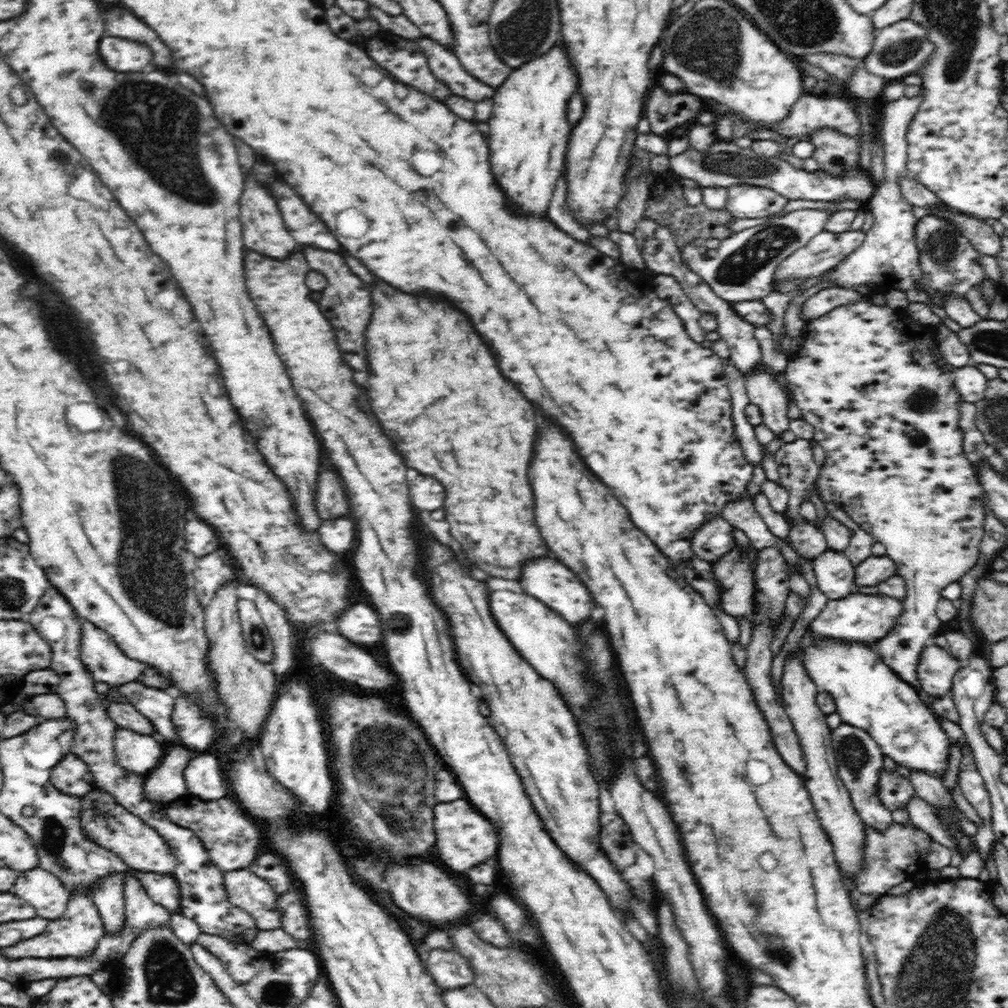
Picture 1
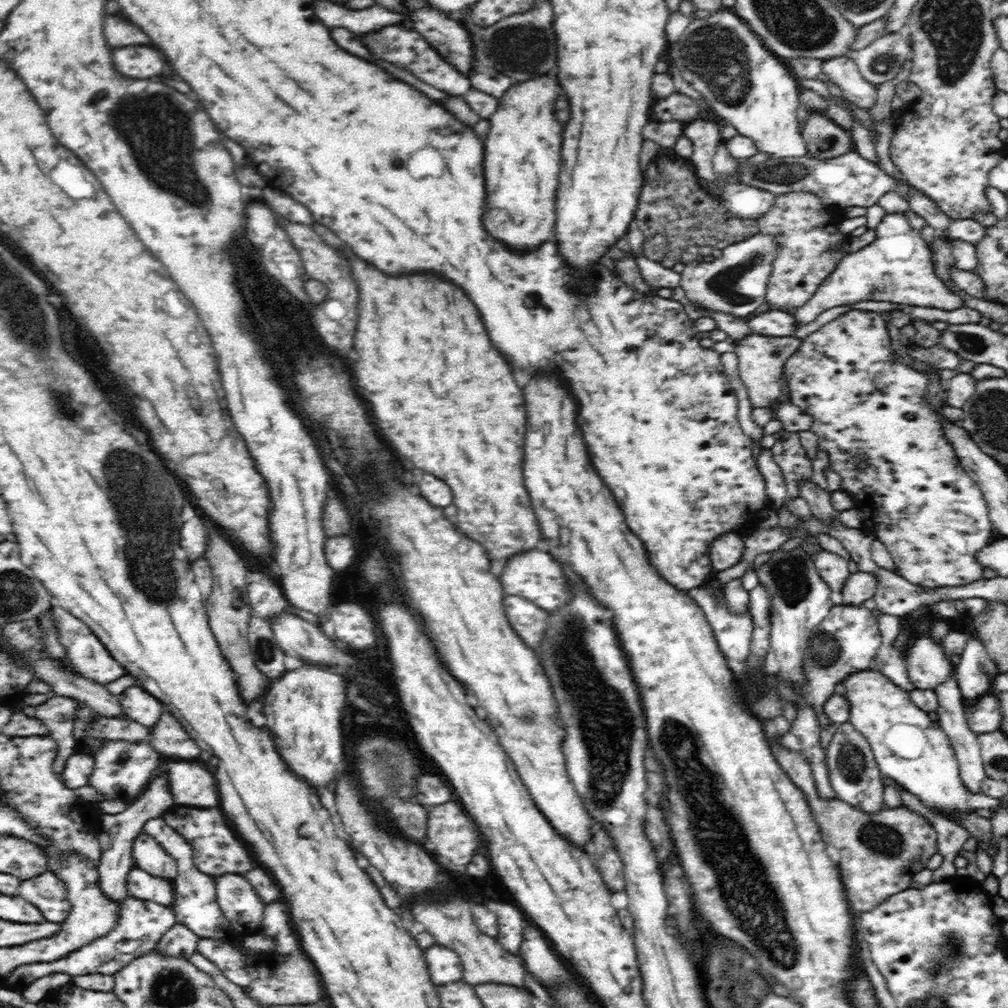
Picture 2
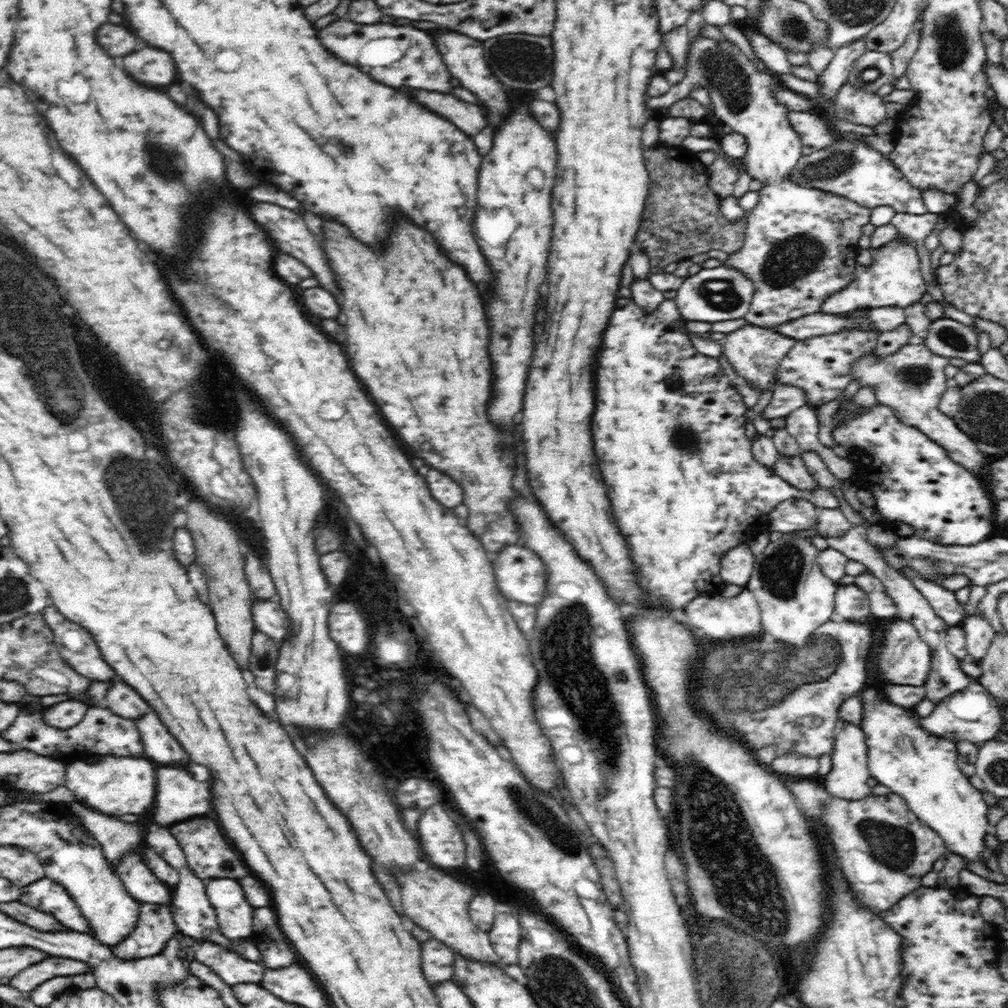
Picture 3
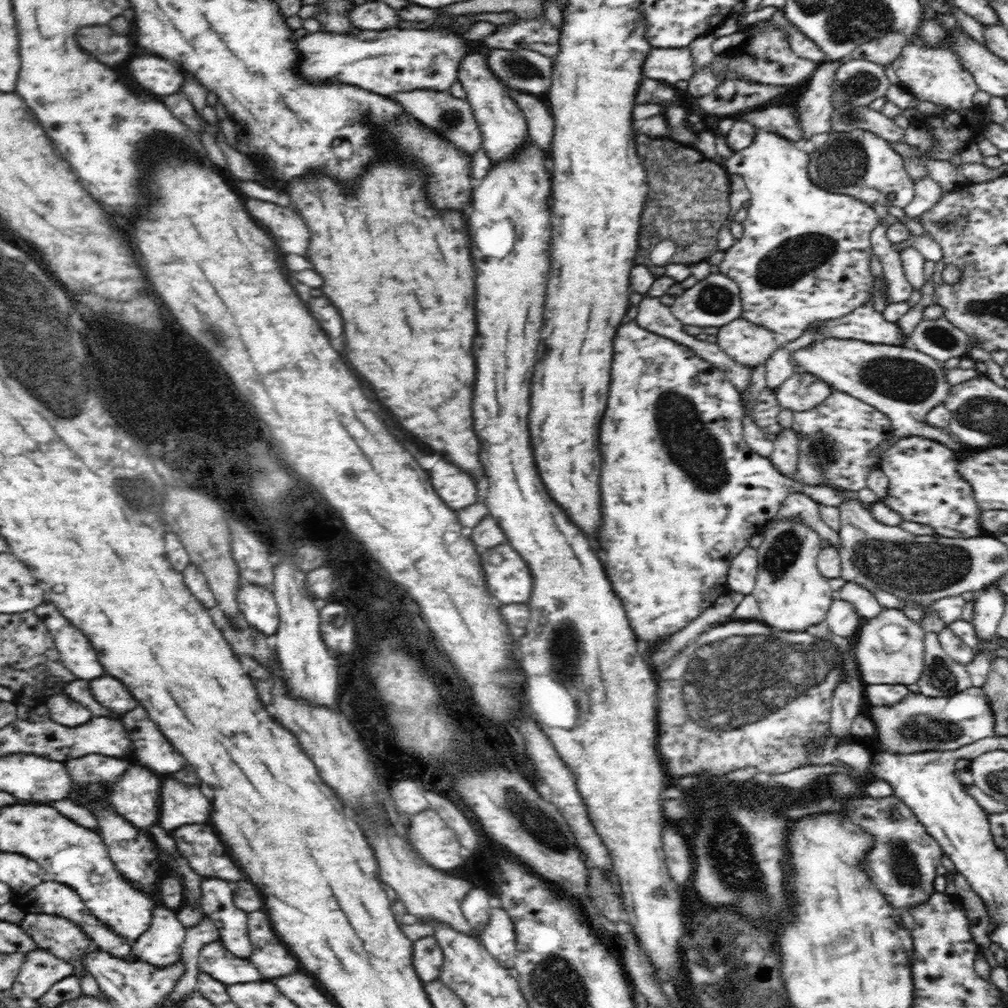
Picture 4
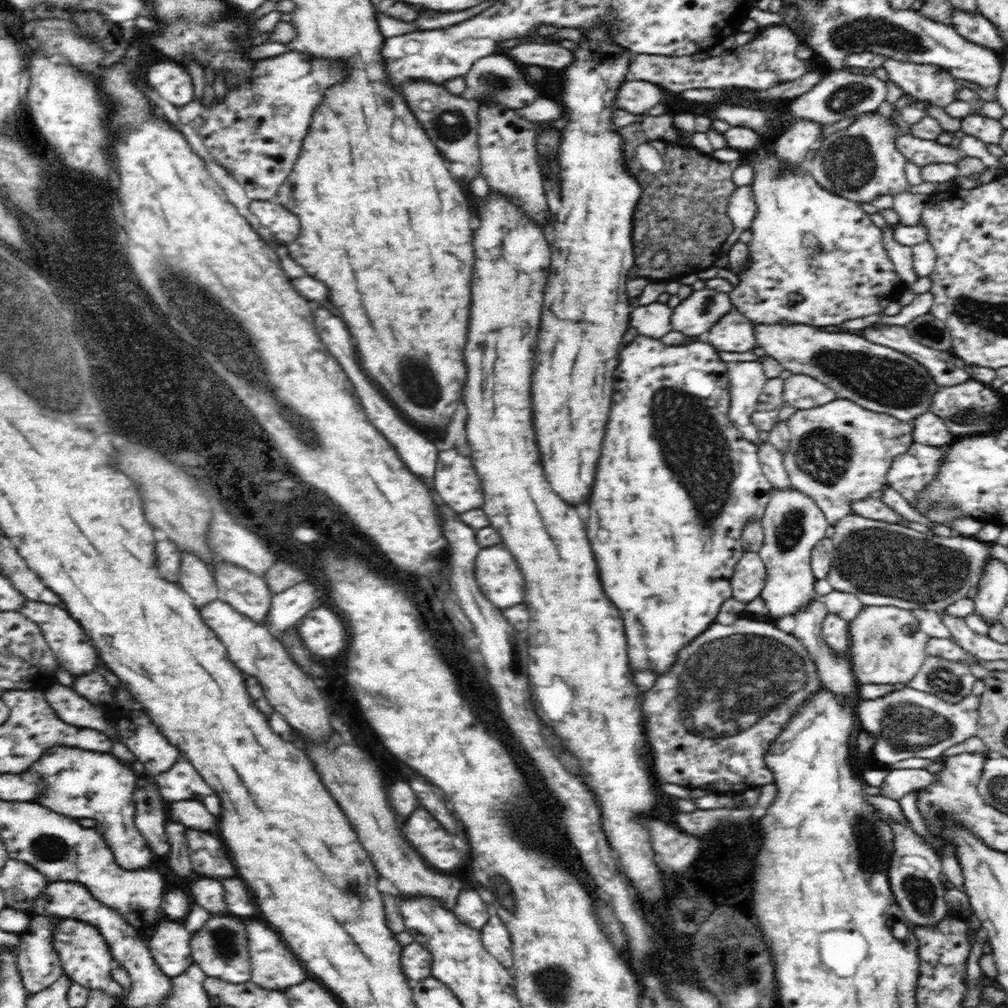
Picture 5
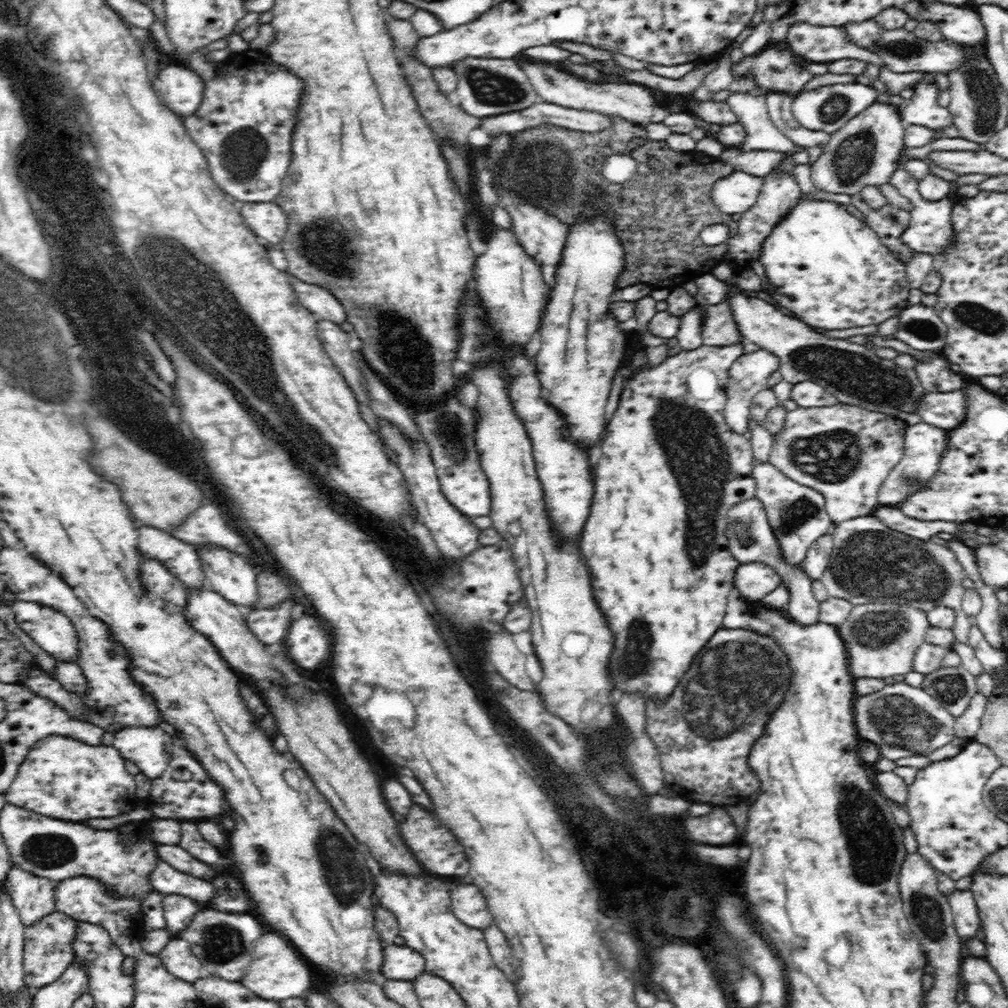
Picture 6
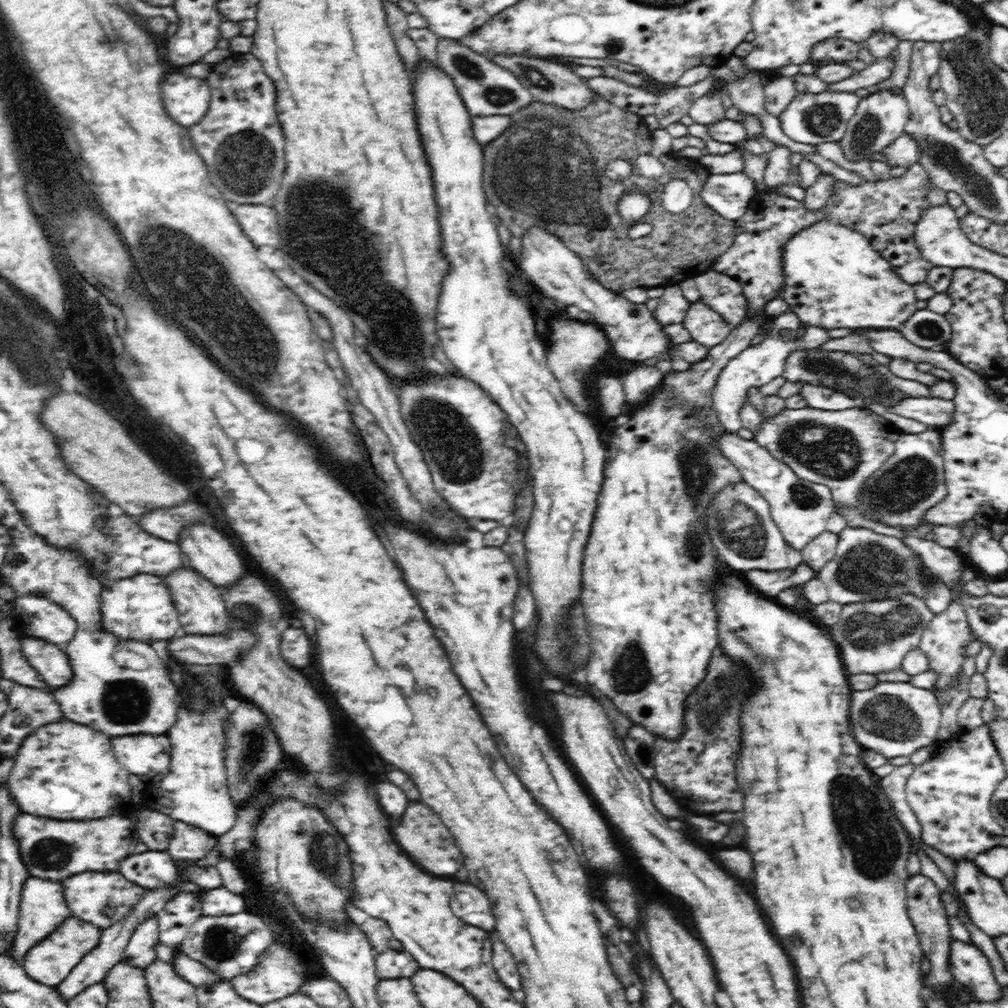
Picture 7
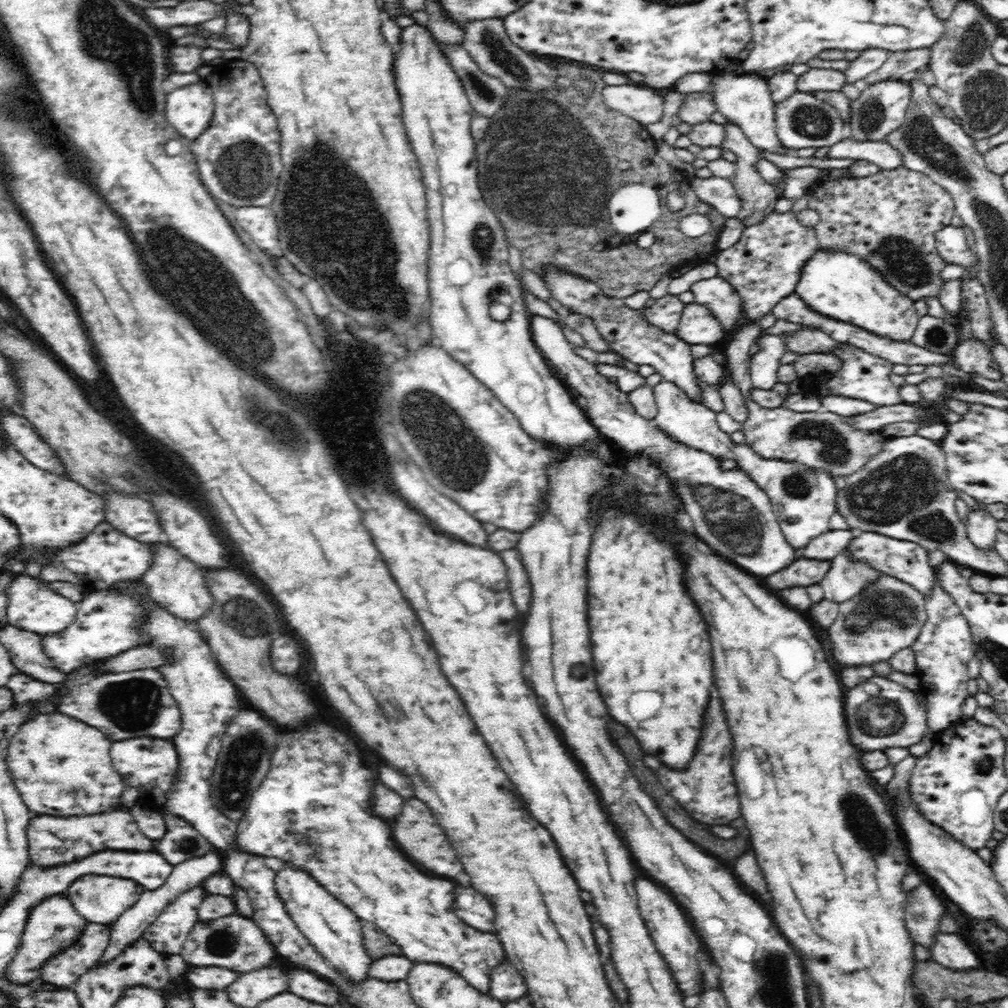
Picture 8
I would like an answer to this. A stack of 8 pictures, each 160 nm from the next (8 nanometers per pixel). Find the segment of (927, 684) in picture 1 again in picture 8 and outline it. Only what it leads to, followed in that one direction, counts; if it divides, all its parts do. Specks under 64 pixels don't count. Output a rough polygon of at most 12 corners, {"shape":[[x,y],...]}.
{"shape":[[880,575],[827,631],[846,666],[914,644],[925,596]]}

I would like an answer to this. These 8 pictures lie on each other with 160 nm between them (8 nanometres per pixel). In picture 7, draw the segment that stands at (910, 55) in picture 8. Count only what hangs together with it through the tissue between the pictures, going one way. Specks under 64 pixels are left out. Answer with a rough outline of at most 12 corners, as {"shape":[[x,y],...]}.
{"shape":[[895,57],[867,65],[840,82],[834,92],[856,92],[892,76]]}

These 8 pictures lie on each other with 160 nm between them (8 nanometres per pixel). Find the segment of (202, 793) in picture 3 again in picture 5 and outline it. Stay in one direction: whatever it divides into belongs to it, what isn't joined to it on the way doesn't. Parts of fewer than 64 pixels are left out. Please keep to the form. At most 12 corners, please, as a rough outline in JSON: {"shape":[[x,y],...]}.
{"shape":[[174,802],[170,818],[192,830],[216,830],[202,802]]}

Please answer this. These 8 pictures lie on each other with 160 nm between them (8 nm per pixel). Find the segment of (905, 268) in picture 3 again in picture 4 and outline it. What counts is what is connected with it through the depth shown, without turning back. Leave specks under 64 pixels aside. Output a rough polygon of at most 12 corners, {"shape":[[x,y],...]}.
{"shape":[[884,252],[886,304],[908,301],[915,288],[904,274],[899,252]]}

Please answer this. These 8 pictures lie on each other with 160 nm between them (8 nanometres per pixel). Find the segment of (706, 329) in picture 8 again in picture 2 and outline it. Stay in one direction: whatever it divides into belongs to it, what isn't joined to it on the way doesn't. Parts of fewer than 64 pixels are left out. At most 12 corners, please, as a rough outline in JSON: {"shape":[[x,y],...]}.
{"shape":[[754,333],[733,342],[754,408],[777,418],[780,377],[802,339]]}

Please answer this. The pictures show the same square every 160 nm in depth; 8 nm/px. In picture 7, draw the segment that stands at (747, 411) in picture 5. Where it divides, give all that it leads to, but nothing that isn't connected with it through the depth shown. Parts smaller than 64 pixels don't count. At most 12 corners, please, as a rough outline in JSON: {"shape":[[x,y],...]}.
{"shape":[[812,326],[800,338],[772,332],[728,361],[712,389],[726,431],[743,427],[739,410],[749,388],[783,373],[794,350],[831,337]]}

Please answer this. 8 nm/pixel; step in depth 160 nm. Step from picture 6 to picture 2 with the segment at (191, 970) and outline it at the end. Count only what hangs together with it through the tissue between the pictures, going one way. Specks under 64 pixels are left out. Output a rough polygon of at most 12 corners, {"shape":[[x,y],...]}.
{"shape":[[136,897],[102,939],[56,962],[14,968],[22,992],[52,973],[116,974],[177,923],[172,907]]}

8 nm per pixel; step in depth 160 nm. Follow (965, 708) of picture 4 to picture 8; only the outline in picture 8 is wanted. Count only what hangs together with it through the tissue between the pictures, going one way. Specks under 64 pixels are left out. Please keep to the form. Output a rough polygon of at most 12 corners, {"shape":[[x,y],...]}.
{"shape":[[875,675],[847,689],[850,738],[863,752],[920,743],[915,692]]}

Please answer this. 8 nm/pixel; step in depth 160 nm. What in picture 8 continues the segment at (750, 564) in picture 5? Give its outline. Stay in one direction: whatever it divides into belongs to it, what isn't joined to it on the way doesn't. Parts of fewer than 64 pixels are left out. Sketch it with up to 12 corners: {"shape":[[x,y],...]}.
{"shape":[[794,560],[764,577],[772,592],[819,584],[830,561]]}

